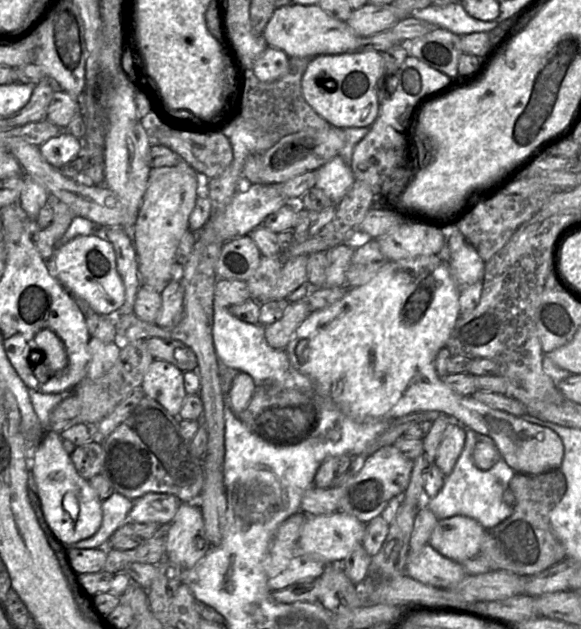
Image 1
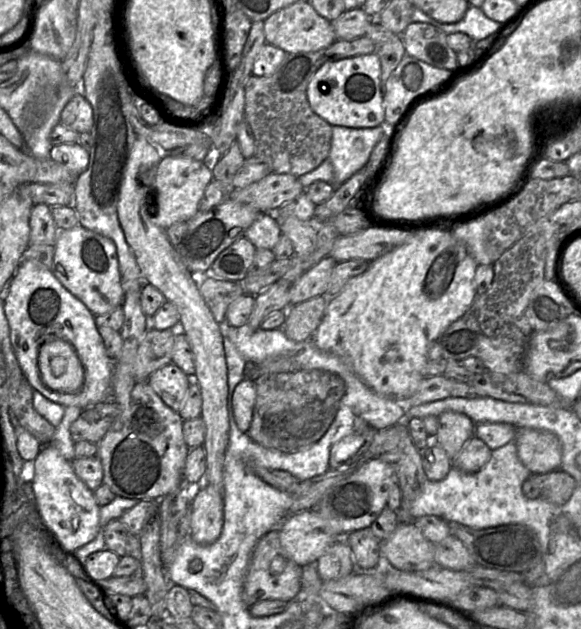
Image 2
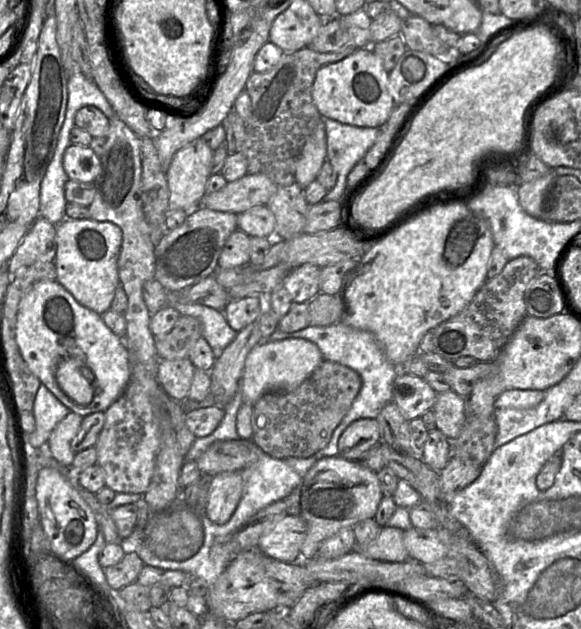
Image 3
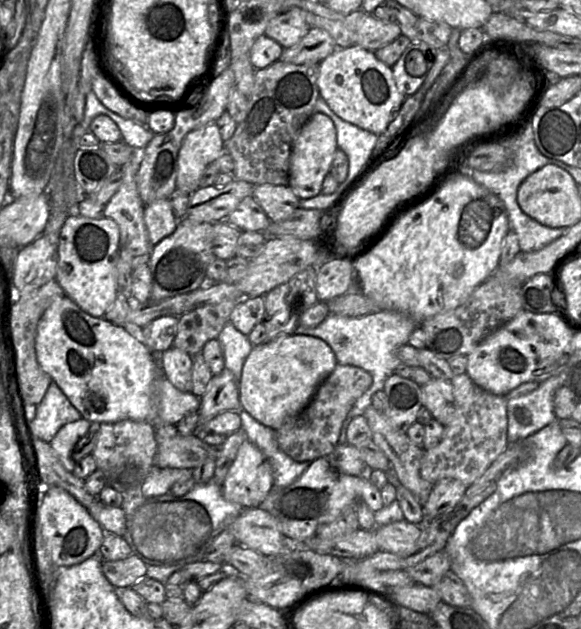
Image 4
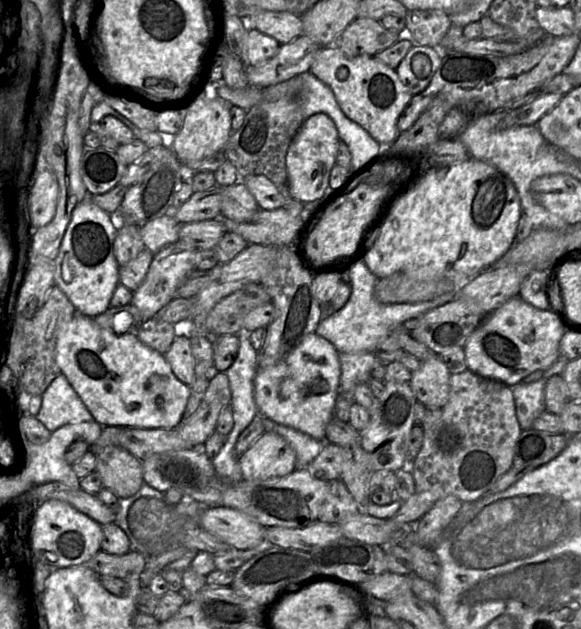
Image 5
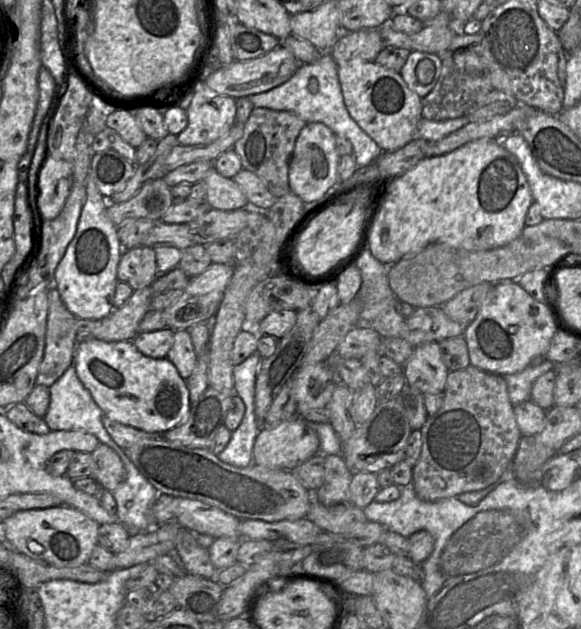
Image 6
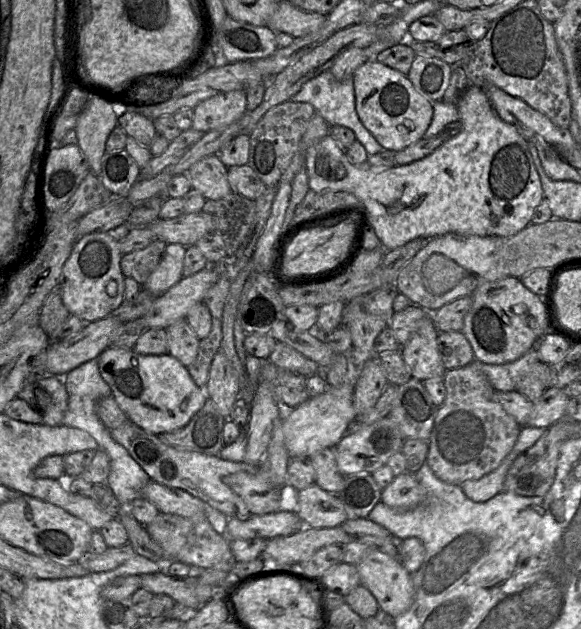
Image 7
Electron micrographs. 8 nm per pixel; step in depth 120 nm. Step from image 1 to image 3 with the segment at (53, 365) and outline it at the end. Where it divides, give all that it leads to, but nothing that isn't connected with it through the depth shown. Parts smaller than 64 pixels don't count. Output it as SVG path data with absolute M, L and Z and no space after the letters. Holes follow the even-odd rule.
M76 357L63 359L58 364L55 377L61 390L76 404L87 405L92 401L95 377L81 359Z

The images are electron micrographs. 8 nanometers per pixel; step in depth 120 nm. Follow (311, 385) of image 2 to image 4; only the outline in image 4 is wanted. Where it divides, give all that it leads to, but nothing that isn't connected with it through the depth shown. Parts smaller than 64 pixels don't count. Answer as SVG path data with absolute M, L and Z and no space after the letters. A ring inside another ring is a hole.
M338 363L318 387L307 407L275 430L279 448L297 462L312 462L327 457L338 445L342 423L372 380L371 374L364 369Z

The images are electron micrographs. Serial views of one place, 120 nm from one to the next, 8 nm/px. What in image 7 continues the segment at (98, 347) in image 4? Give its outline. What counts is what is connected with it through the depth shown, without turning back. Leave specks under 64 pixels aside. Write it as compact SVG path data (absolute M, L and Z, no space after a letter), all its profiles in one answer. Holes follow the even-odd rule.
M109 346L96 360L100 375L110 387L111 395L121 410L130 421L150 434L160 435L184 427L208 398L206 386L199 387L193 381L188 368L170 354L144 355L133 349Z

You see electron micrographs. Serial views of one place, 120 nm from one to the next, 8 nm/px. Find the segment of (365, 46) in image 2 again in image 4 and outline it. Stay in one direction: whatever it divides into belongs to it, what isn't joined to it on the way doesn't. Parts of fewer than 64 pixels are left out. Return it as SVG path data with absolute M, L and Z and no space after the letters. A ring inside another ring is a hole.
M277 60L264 69L255 70L253 90L248 100L248 112L245 119L237 124L232 137L224 142L224 151L234 160L234 179L253 185L288 185L289 157L293 141L308 118L319 96L317 88L319 64L292 64Z

